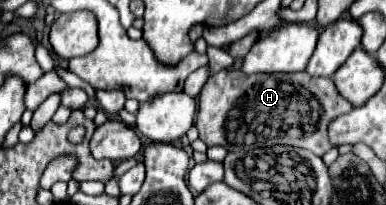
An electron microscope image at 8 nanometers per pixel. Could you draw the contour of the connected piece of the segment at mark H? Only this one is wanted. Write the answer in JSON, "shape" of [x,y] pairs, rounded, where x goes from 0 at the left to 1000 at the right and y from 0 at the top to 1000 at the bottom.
{"shape":[[[617,341],[601,351],[565,351],[539,380],[518,449],[513,498],[513,566],[508,566],[508,624],[518,644],[518,683],[534,712],[580,712],[596,741],[617,732],[653,732],[653,722],[684,722],[684,712],[767,712],[793,722],[813,741],[819,761],[839,761],[855,732],[855,693],[845,663],[845,615],[860,576],[907,546],[917,517],[870,449],[870,420],[855,380],[808,380],[798,351],[762,351],[762,361],[658,361],[632,371]]]}

